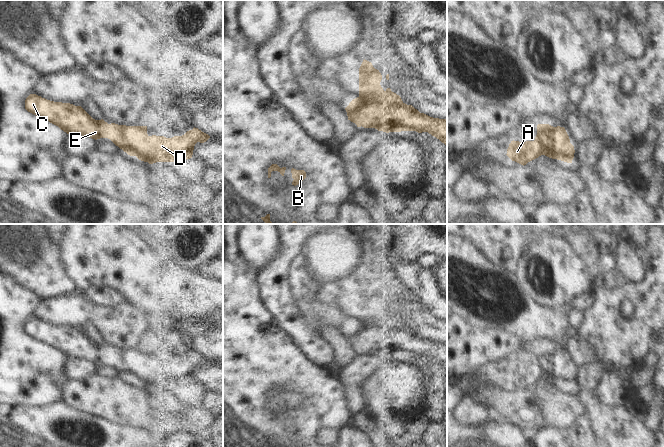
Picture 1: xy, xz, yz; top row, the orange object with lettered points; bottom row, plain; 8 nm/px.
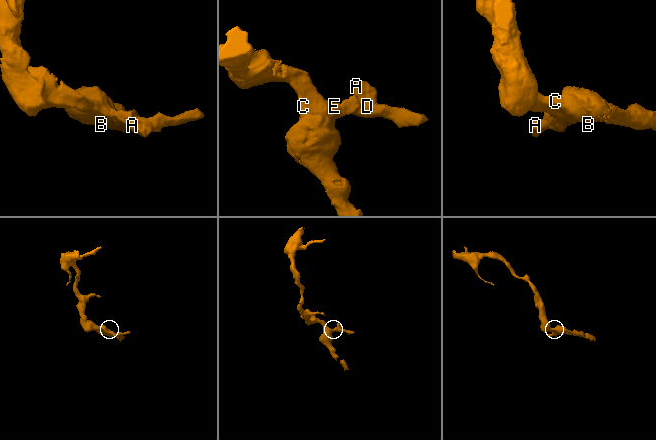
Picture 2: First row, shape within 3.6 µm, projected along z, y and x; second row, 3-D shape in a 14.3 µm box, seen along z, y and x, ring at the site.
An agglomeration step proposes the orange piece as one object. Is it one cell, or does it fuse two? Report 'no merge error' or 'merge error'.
no merge error

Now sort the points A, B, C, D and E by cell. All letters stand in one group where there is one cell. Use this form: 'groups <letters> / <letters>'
groups A B C D E

